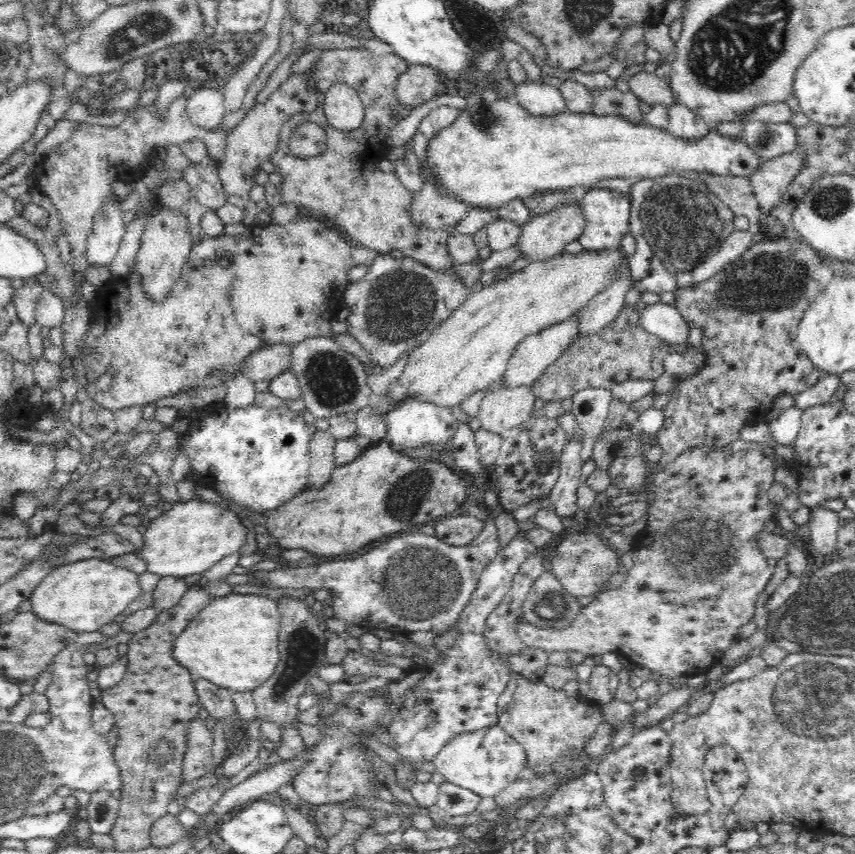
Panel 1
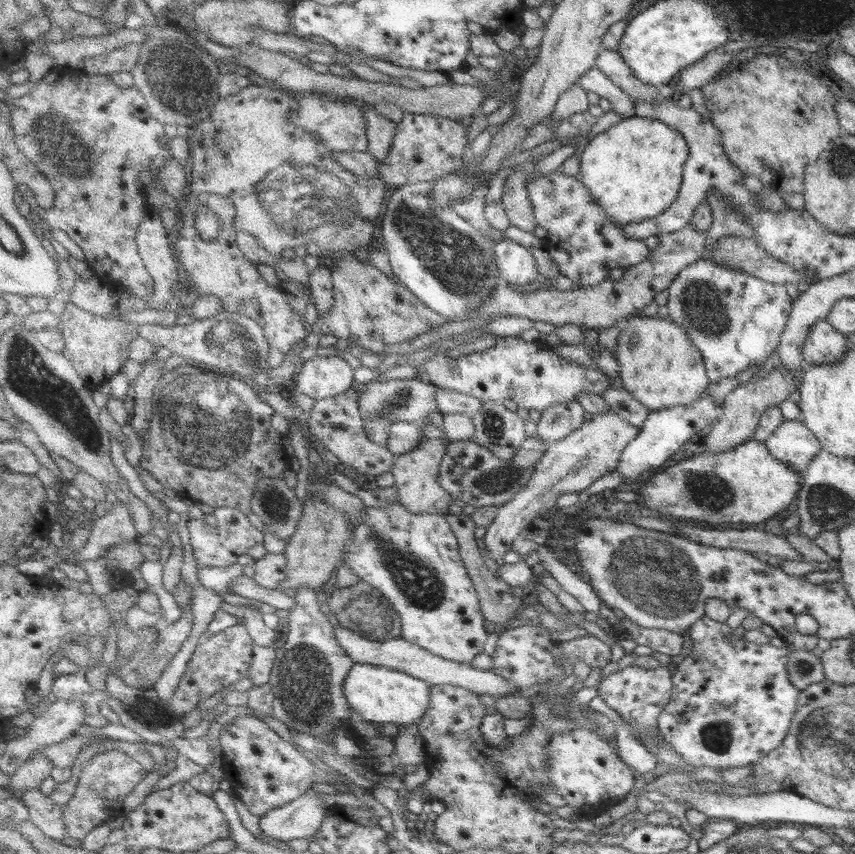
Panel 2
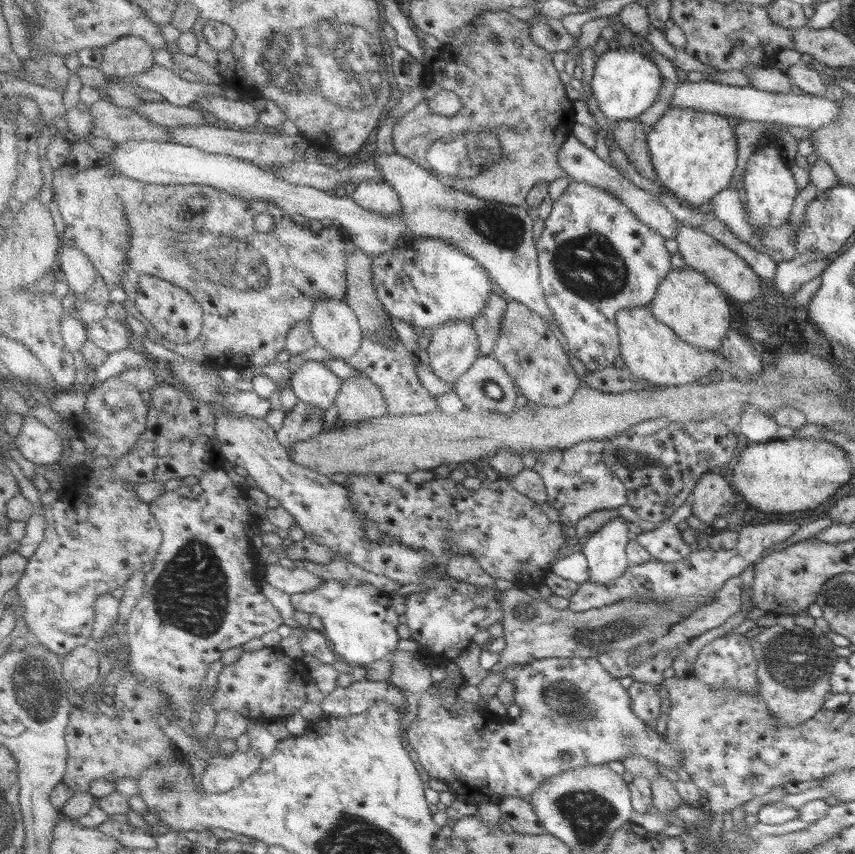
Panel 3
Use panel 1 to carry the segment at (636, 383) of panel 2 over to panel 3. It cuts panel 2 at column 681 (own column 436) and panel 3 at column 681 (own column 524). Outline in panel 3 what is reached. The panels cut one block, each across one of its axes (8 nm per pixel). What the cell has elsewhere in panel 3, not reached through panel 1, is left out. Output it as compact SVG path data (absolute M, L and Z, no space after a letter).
M690 265L676 267L662 281L659 293L652 302L652 310L662 322L668 323L680 336L694 346L704 347L707 351L718 353L720 345L730 332L730 304L718 290L718 285L706 275Z

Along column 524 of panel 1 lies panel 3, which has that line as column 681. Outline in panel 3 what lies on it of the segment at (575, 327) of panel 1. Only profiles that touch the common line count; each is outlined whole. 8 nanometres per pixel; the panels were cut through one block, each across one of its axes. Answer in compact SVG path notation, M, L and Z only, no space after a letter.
M652 307L620 310L618 319L625 366L637 379L646 379L660 387L679 387L712 376L716 368L738 380L754 377L727 361L722 355L707 351L704 347L694 346L680 338L668 323L656 318Z

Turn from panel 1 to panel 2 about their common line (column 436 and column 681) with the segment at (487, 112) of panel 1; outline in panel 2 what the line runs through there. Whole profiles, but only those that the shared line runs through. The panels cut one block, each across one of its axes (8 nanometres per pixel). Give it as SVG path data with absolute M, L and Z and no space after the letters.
M649 117L623 119L584 144L584 150L580 180L621 227L667 212L680 197L691 157L691 146L680 130Z

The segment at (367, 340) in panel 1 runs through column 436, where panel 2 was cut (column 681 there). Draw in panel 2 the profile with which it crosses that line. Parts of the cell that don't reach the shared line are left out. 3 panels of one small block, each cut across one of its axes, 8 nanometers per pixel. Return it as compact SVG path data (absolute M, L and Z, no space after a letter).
M701 258L682 270L680 276L676 276L670 288L668 306L672 318L680 323L684 330L688 330L688 336L700 347L705 358L708 378L715 384L722 378L744 372L748 366L762 365L770 354L774 354L788 322L793 301L783 284L766 282L764 279L746 274L741 268Z

